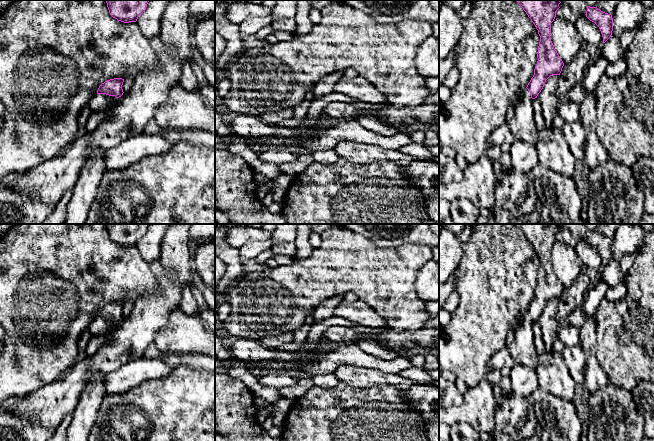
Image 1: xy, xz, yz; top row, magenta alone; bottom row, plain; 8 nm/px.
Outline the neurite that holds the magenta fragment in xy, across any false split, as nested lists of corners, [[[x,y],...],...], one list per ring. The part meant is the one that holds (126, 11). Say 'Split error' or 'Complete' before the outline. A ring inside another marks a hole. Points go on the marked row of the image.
Complete. [[[106,0],[110,15],[118,21],[136,22],[150,0]]]

